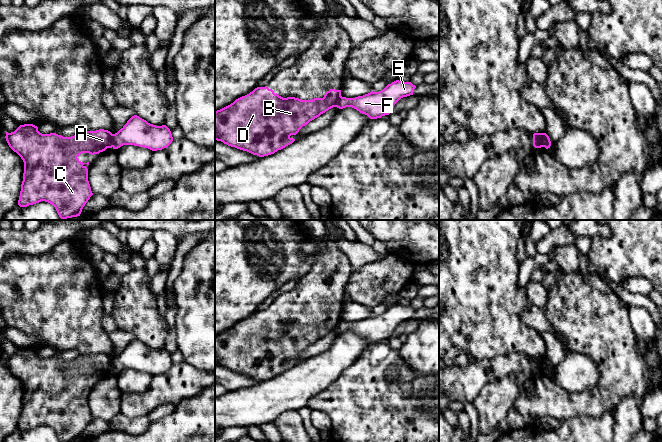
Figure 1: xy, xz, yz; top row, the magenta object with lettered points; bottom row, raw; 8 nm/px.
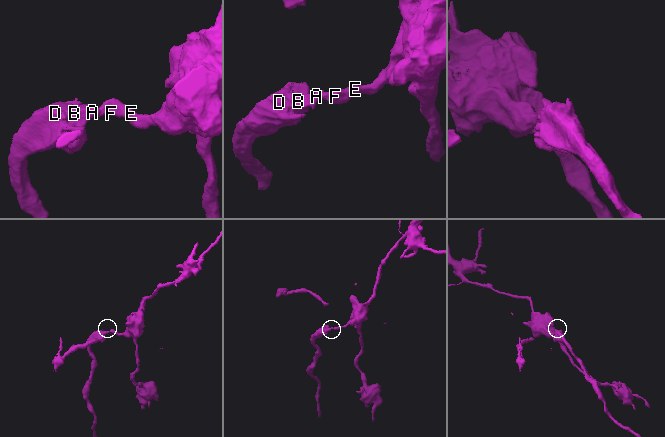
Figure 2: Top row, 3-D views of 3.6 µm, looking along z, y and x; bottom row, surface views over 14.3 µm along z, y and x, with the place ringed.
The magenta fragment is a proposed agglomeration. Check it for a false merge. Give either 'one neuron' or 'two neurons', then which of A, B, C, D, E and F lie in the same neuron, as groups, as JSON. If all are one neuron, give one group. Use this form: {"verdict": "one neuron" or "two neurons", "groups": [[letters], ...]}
{"verdict": "two neurons", "groups": [["A", "B", "C", "D"], ["E", "F"]]}

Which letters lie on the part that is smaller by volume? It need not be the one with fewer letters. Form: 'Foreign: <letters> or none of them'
Foreign: A, B, C, D

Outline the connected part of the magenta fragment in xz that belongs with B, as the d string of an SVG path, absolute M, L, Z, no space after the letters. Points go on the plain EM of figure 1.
M267 310L257 311L215 336L215 364L259 381L274 378L295 365L291 359L296 359L303 350L335 331L340 321L341 314L330 313L323 322L283 322Z

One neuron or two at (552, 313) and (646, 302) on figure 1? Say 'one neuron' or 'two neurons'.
two neurons

